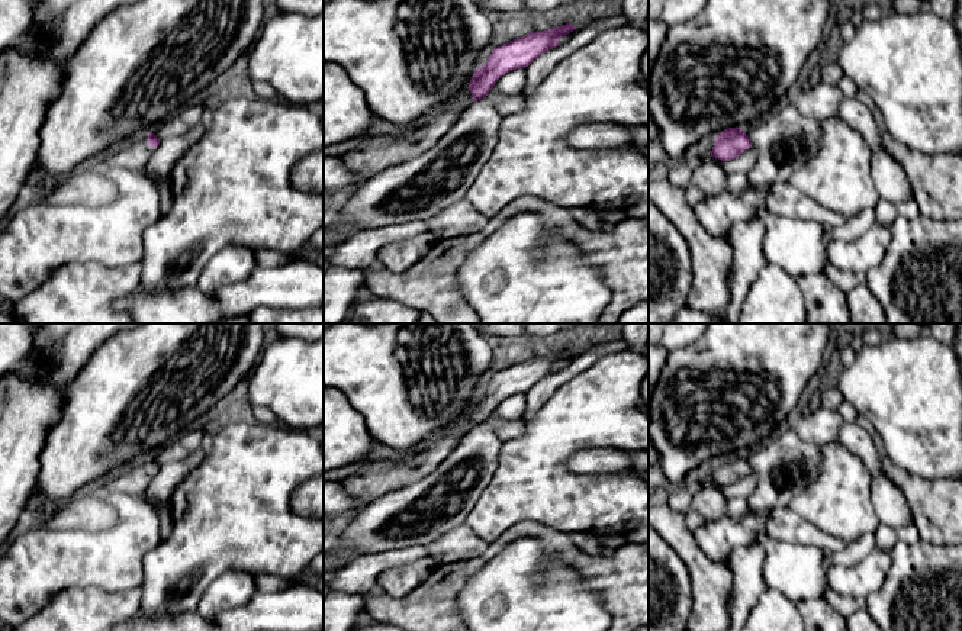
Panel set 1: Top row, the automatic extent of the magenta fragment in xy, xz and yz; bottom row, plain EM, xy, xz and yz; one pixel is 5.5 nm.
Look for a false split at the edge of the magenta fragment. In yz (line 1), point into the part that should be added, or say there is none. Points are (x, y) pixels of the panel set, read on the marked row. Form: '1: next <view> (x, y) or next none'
1: next none

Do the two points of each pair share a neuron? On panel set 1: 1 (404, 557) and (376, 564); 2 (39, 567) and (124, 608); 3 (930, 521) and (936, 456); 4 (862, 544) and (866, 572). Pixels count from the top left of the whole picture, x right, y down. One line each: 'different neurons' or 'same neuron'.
1: same neuron
2: different neurons
3: different neurons
4: different neurons

